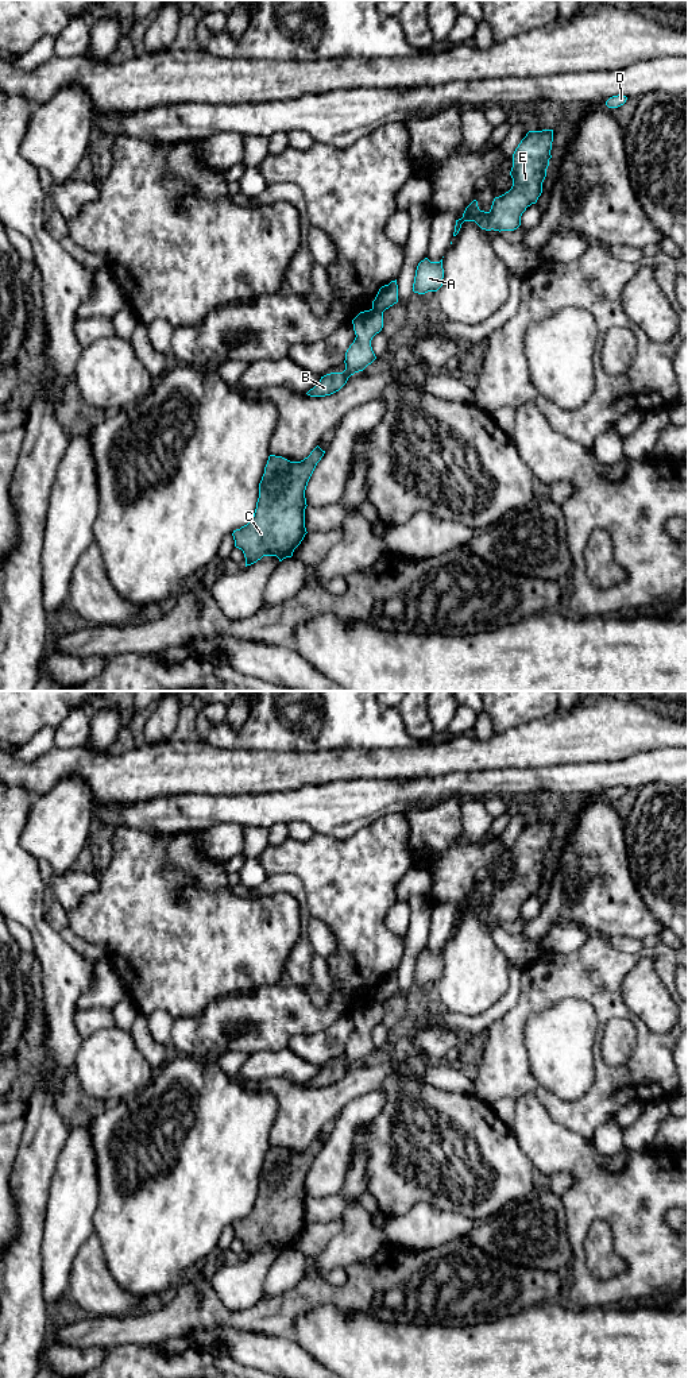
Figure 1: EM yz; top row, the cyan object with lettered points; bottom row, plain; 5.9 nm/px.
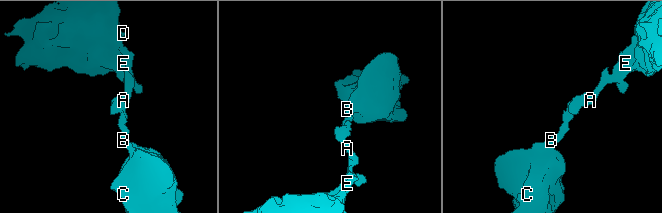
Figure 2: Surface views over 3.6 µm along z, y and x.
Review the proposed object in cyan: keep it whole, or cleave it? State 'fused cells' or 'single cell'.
fused cells

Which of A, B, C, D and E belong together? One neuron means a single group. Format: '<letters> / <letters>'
A D E / B C

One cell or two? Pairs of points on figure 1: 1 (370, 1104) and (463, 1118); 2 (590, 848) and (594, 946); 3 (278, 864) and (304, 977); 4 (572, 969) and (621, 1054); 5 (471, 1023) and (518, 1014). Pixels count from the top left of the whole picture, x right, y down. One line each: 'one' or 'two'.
1: two
2: two
3: two
4: two
5: two

